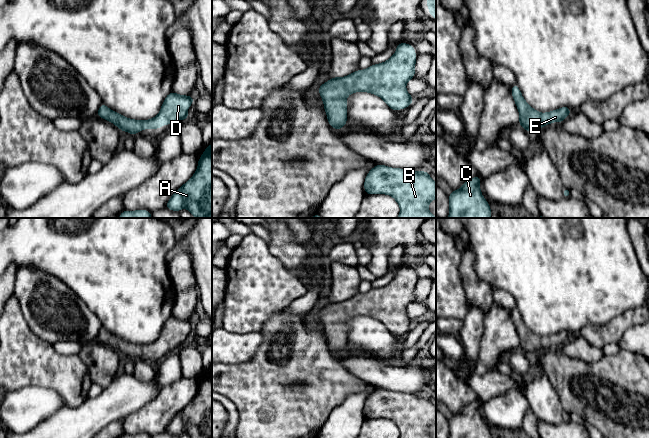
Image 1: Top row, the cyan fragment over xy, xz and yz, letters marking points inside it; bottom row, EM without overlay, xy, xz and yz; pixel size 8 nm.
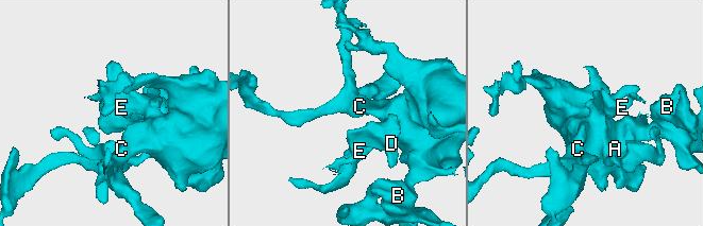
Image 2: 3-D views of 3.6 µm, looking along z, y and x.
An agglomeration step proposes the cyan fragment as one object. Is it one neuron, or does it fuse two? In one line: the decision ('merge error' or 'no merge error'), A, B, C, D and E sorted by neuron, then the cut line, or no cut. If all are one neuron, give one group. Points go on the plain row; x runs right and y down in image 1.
no merge error; A B C D E; no cut

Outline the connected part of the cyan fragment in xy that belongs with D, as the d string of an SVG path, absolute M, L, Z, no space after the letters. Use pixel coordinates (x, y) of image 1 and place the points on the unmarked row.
M171 315L164 323L159 337L152 343L135 344L111 334L103 326L97 340L113 347L123 356L137 359L144 353L160 353L162 349L170 349L185 344L190 340L188 331L193 329L194 321L179 319Z

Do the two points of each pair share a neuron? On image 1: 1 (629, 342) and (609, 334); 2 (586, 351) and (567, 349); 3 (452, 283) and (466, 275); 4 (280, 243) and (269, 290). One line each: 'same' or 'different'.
1: different
2: same
3: different
4: different

